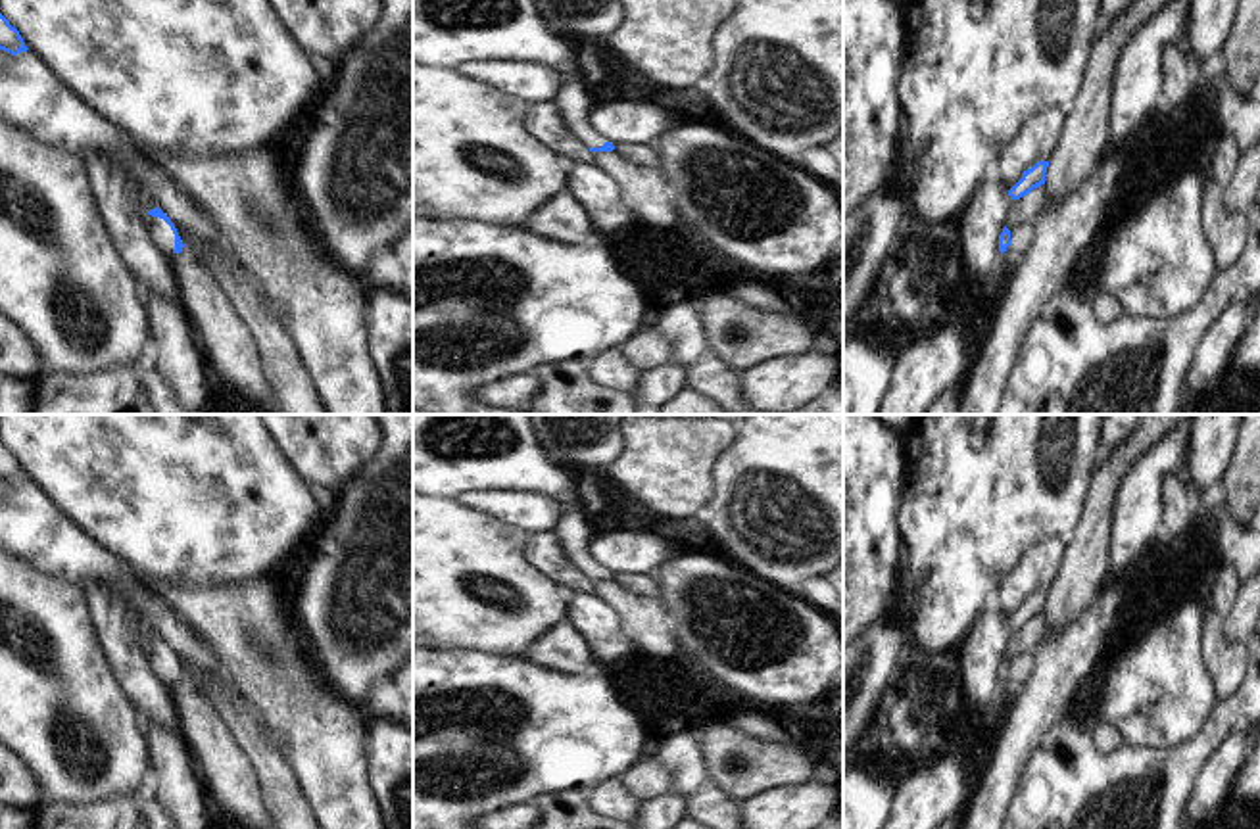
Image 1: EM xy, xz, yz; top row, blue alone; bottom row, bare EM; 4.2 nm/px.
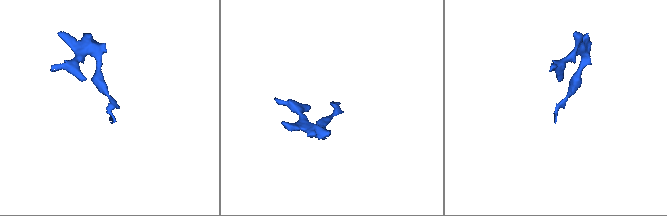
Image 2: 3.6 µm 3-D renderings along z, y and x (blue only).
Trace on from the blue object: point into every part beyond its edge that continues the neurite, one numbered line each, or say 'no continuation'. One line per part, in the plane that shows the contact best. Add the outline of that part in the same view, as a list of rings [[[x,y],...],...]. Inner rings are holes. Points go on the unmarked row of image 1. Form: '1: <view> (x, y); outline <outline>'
1: xy (160, 663); outline [[[148,645],[148,662],[156,679],[165,687],[171,687],[175,679],[175,664],[171,656],[163,649]]]

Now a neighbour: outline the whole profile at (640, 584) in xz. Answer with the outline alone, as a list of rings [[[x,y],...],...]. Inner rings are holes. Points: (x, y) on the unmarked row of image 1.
[[[632,574],[632,576],[624,576],[620,578],[620,583],[643,597],[657,597],[659,595],[659,587],[657,581],[651,576],[645,574]]]

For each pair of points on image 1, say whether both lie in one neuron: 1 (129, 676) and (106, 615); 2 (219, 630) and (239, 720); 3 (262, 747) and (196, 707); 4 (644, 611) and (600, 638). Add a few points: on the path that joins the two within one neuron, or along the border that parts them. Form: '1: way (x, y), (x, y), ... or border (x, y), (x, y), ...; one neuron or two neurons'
1: way (129, 661), (118, 630); one neuron
2: border (227, 678), (258, 718); two neurons
3: border (212, 699), (235, 743), (252, 766); two neurons
4: border (592, 590), (611, 607), (623, 634), (640, 653); two neurons

